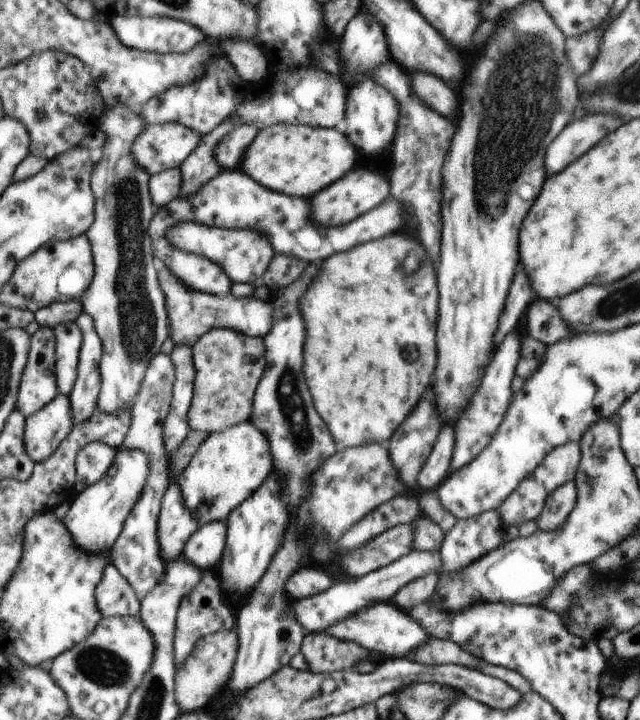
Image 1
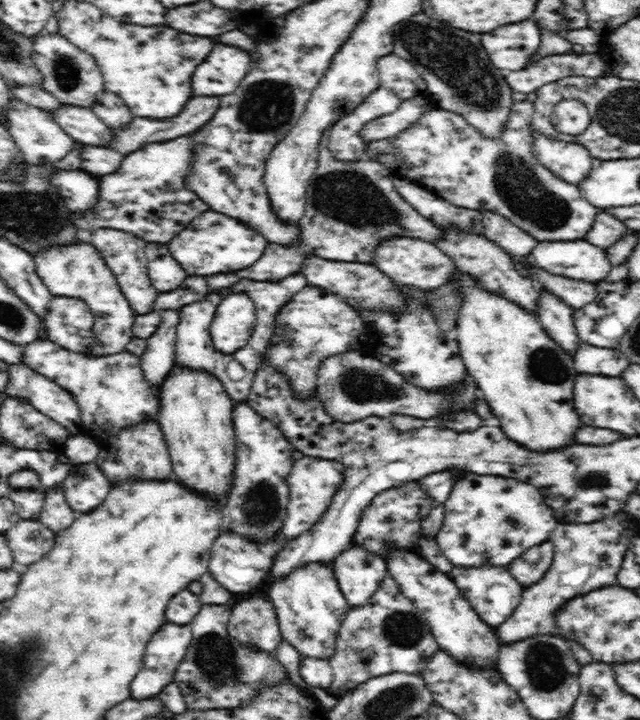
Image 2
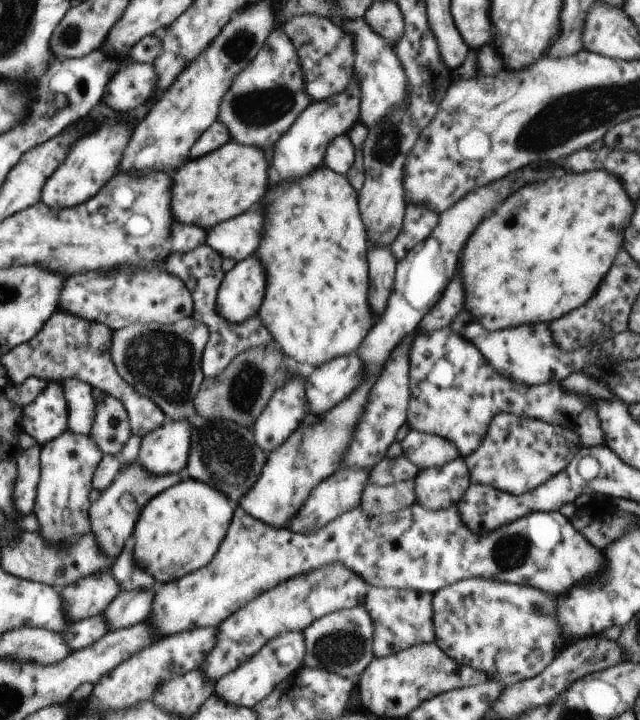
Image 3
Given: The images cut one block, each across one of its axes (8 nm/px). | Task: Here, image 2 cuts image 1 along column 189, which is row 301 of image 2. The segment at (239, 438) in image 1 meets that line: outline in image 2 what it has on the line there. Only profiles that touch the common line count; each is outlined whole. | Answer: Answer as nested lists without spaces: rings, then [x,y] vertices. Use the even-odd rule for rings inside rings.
[[[459,269],[452,273],[450,282],[459,282],[458,293],[462,295],[455,338],[460,349],[460,358],[466,365],[469,379],[488,401],[493,414],[500,418],[502,430],[510,440],[536,452],[548,452],[574,444],[576,430],[582,424],[572,400],[574,382],[579,375],[573,366],[572,356],[550,338],[534,314],[503,296],[484,291],[474,277],[460,272]]]

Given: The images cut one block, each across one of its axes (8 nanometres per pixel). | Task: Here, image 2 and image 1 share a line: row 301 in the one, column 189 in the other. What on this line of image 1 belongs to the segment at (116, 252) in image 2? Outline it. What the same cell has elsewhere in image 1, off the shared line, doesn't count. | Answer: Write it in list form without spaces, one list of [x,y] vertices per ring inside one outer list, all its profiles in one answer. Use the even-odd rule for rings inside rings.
[[[183,124],[146,125],[132,144],[132,160],[148,176],[179,168],[203,136]]]

